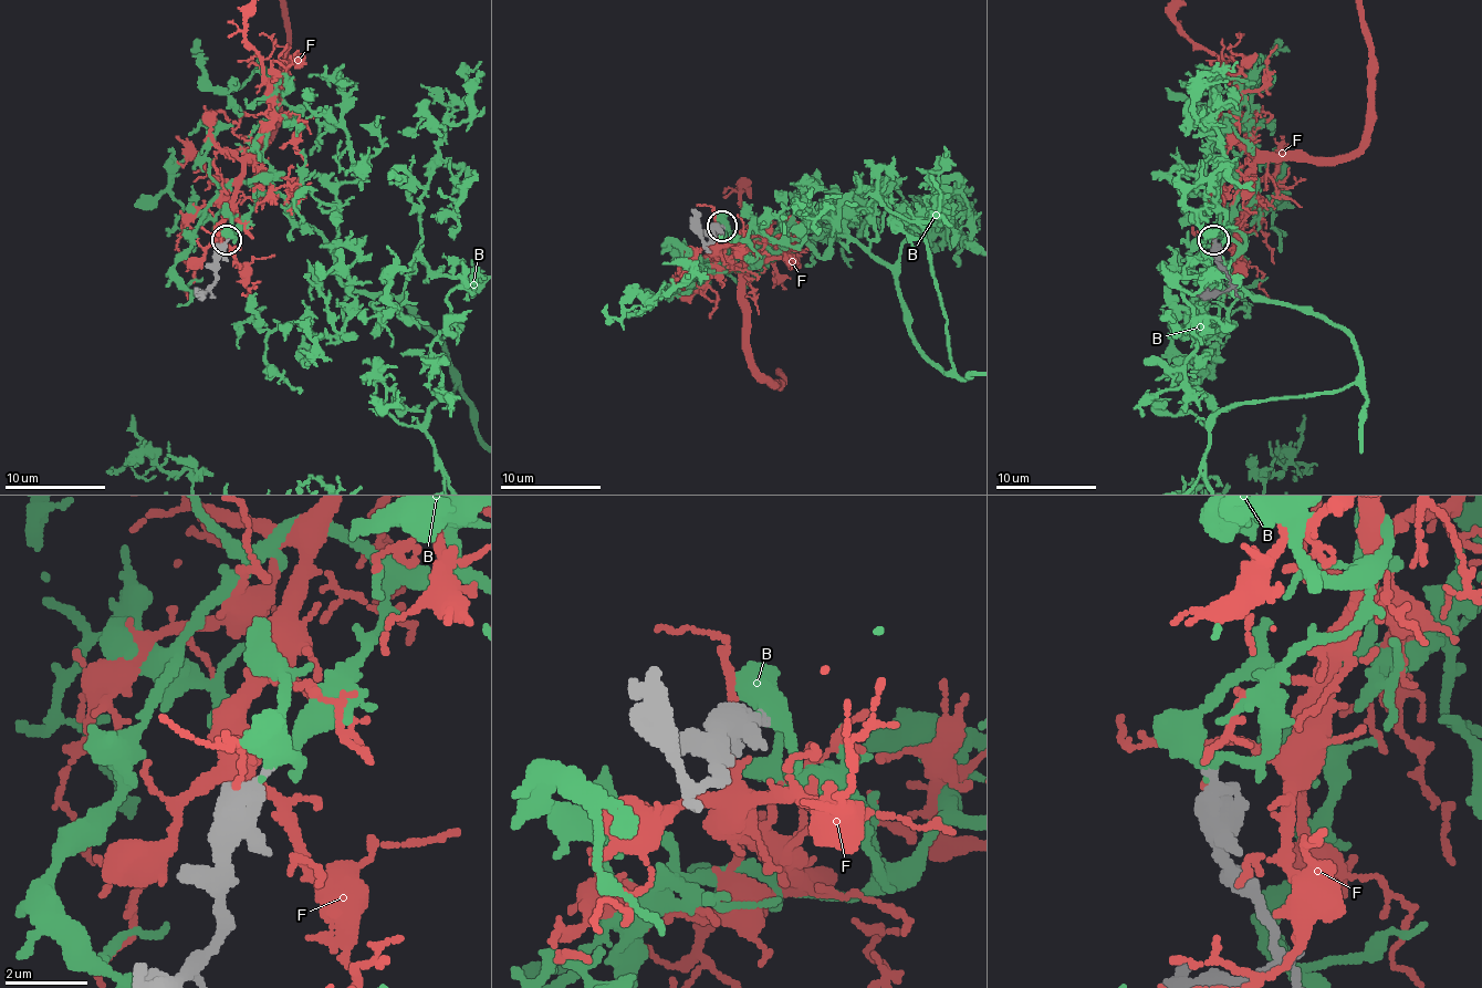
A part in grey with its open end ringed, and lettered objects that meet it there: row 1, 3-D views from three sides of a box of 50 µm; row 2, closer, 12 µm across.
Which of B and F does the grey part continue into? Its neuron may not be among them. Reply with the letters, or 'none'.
B

